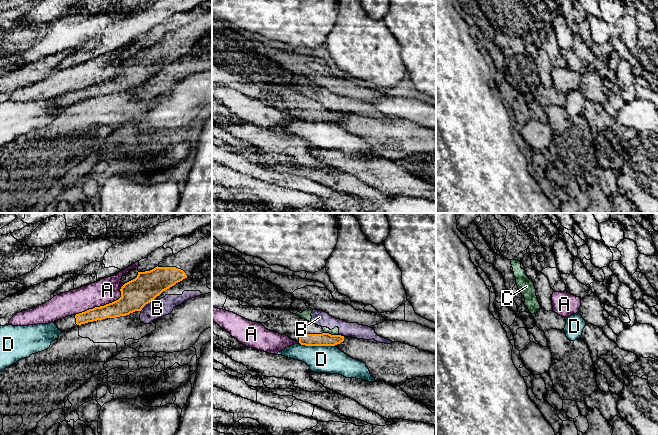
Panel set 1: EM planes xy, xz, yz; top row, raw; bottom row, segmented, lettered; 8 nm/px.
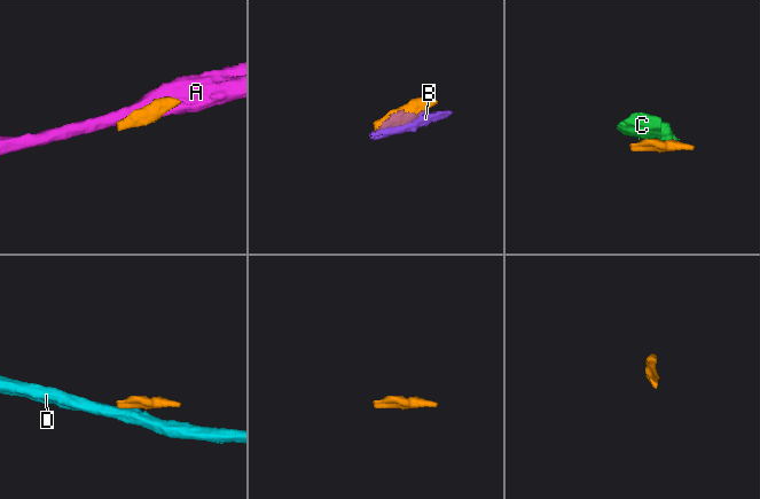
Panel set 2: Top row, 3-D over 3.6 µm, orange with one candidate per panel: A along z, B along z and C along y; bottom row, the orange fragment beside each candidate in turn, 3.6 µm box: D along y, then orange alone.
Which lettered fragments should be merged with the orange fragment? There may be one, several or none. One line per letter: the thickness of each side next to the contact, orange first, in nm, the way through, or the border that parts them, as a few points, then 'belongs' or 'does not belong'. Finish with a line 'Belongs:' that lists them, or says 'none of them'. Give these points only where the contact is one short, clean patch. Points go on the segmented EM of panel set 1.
A: calibres 220 and 200 nm; does not belong
B: calibres 240 and 160 nm; border xy (155, 297), (140, 310); does not belong
C: calibres 110 and 60 nm; does not belong
D: calibres 110 and 220 nm; does not belong
Belongs: none of them

